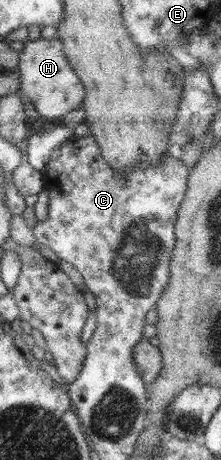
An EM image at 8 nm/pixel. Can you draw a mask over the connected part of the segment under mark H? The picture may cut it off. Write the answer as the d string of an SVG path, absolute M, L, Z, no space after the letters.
M42 35L35 41L27 41L19 51L21 70L21 93L32 102L34 108L46 120L57 121L66 114L83 108L85 84L77 75L69 57L65 55L65 44L57 35Z

